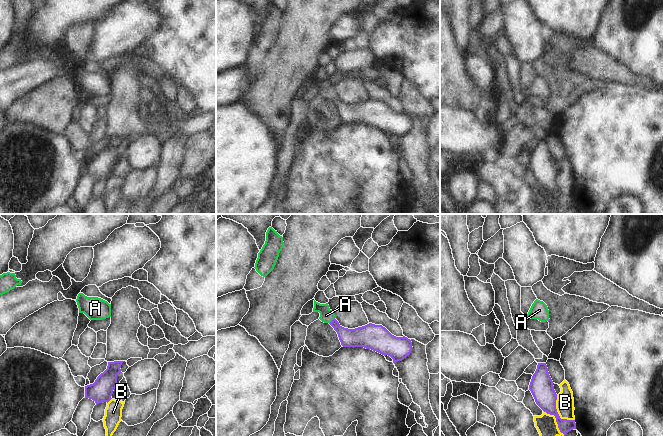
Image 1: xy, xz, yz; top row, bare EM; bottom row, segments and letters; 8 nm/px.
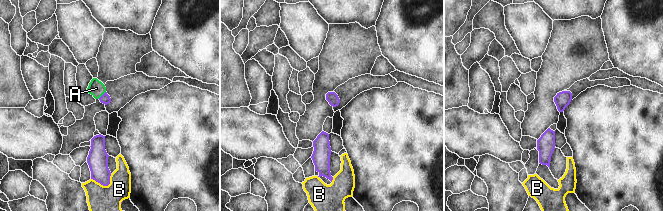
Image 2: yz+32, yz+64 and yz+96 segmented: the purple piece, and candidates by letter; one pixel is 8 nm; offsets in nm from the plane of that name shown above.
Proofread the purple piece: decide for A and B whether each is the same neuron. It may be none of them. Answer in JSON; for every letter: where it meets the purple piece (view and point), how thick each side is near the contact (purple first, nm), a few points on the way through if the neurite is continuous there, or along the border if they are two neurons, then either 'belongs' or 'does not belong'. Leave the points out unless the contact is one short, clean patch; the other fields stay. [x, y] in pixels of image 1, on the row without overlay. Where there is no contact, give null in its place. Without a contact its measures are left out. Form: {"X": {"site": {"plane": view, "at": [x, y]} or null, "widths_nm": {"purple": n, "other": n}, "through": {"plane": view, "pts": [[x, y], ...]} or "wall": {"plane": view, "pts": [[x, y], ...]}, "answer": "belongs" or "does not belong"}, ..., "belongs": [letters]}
{"A": {"site": {"plane": "xz", "at": [332, 96]}, "widths_nm": {"purple": 160, "other": 110}, "through": {"plane": "xz", "pts": [[358, 113], [347, 113], [332, 96], [326, 91]]}, "answer": "belongs"}, "B": {"site": {"plane": "yz", "at": [557, 189]}, "widths_nm": {"purple": 190, "other": 140}, "wall": {"plane": "yz", "pts": [[556, 171], [556, 187], [558, 191], [561, 194], [573, 196]]}, "answer": "does not belong"}, "belongs": ["A"]}

